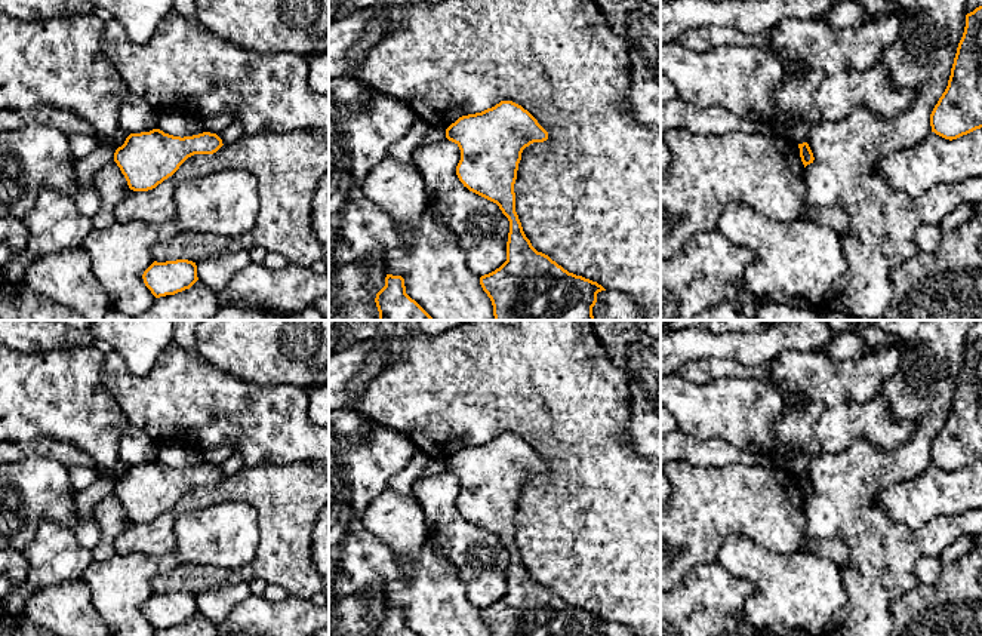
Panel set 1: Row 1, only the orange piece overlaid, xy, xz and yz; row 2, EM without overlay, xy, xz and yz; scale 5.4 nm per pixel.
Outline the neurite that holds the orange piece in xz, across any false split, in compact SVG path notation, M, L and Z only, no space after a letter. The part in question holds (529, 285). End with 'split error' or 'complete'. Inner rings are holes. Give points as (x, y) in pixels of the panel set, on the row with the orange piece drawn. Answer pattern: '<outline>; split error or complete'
M501 101L481 113L459 117L446 129L446 138L461 150L456 175L464 187L496 203L510 221L507 261L480 277L480 285L492 301L495 320L594 320L597 294L606 289L597 282L569 273L548 255L538 252L526 237L515 212L514 184L521 153L533 142L547 141L548 132L521 105Z; complete

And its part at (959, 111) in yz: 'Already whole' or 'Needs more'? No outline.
Already whole

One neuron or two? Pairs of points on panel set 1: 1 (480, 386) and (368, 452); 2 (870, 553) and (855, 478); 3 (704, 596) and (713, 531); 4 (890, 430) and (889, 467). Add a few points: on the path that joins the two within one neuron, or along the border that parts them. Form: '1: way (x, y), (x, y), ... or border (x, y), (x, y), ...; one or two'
1: border (381, 424), (402, 432), (419, 449); two
2: way (870, 534), (855, 518), (855, 497); one
3: border (717, 561), (690, 568), (679, 583); two
4: border (916, 429), (890, 449), (856, 439); two

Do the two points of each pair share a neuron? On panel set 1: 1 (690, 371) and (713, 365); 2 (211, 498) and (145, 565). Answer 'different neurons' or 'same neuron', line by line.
1: same neuron
2: different neurons

